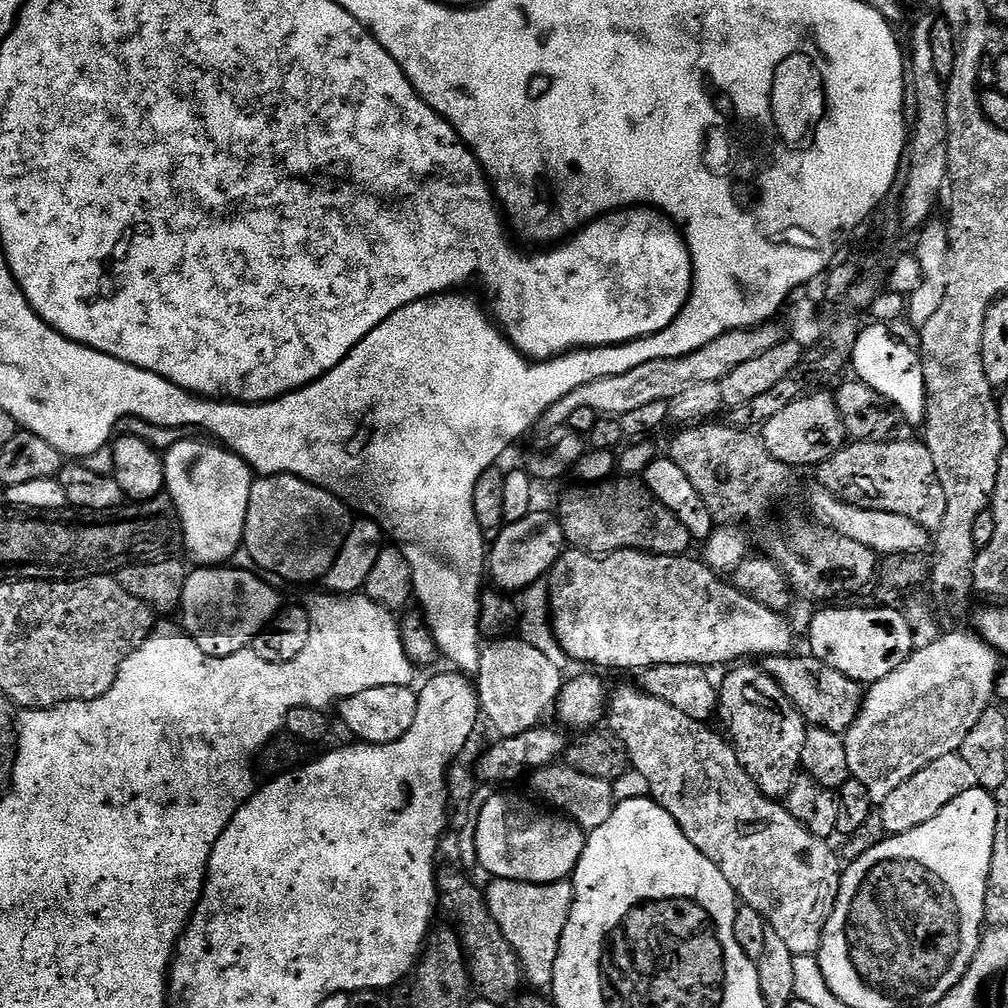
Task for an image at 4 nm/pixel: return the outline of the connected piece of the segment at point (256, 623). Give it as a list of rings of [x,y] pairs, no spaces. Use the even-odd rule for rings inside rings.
[[[196,566],[184,579],[178,617],[184,623],[183,631],[208,656],[226,658],[245,651],[282,608],[279,594],[263,575],[232,567]]]

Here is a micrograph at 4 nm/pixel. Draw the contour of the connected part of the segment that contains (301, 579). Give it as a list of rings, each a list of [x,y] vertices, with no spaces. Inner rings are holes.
[[[290,474],[260,476],[252,481],[242,548],[245,553],[248,551],[249,558],[257,564],[255,567],[269,577],[277,576],[278,579],[289,580],[292,584],[312,584],[315,580],[317,583],[323,581],[330,566],[334,566],[344,539],[352,529],[353,519],[348,505],[324,488]]]

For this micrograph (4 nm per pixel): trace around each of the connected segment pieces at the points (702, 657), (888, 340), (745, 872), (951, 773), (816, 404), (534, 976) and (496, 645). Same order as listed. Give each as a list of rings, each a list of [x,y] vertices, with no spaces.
[[[565,550],[556,559],[556,565],[552,567],[548,582],[548,599],[552,605],[552,628],[556,632],[558,642],[568,654],[569,661],[581,660],[584,664],[597,664],[600,668],[640,668],[647,670],[655,664],[728,664],[735,665],[743,661],[743,656],[787,656],[793,651],[792,643],[798,639],[793,631],[791,623],[781,613],[770,610],[754,598],[742,594],[742,590],[736,588],[735,583],[726,581],[708,567],[703,559],[691,560],[691,555],[683,556],[653,556],[651,552],[639,550],[625,550],[622,552],[609,552],[601,557],[592,555],[591,552],[579,550]]]
[[[875,322],[869,325],[869,328],[868,325],[861,327],[858,342],[854,342],[850,368],[851,371],[856,371],[855,379],[872,387],[878,395],[884,396],[889,403],[895,405],[905,425],[923,425],[928,395],[917,349],[913,345],[911,348],[908,344],[899,344],[888,333],[889,329],[885,325]]]
[[[643,687],[636,688],[620,688],[617,692],[611,693],[608,706],[606,709],[606,724],[611,732],[619,738],[626,746],[626,750],[632,759],[631,767],[636,769],[638,774],[649,782],[649,790],[651,799],[657,804],[663,806],[670,814],[670,818],[674,818],[674,822],[678,822],[678,826],[682,830],[682,834],[686,834],[686,838],[690,838],[690,842],[697,848],[706,858],[710,858],[710,862],[714,862],[714,866],[718,866],[718,870],[722,870],[722,874],[726,878],[726,882],[730,882],[730,886],[735,890],[737,897],[747,907],[758,910],[768,922],[769,929],[774,934],[778,934],[778,938],[782,938],[782,942],[786,942],[786,947],[795,954],[795,956],[816,956],[820,950],[820,943],[824,937],[826,930],[826,922],[830,918],[830,914],[836,905],[838,898],[838,890],[840,889],[840,878],[842,875],[842,860],[839,855],[832,853],[832,848],[827,839],[823,836],[815,836],[810,834],[810,830],[806,830],[806,826],[802,826],[802,822],[798,822],[798,818],[794,818],[794,814],[790,814],[787,807],[779,799],[772,799],[759,789],[759,786],[751,780],[750,774],[739,764],[738,754],[735,753],[731,743],[725,737],[720,737],[714,729],[705,721],[690,718],[690,714],[682,714],[682,710],[676,710],[674,706],[670,706],[670,702],[666,702],[657,696],[651,696],[649,692],[645,692]]]
[[[959,754],[938,758],[938,762],[930,762],[930,766],[918,770],[914,778],[902,782],[902,786],[898,786],[898,790],[894,790],[894,794],[890,794],[890,798],[886,798],[879,805],[878,814],[884,823],[884,831],[888,834],[899,834],[914,830],[922,826],[922,822],[930,822],[930,818],[934,818],[934,814],[938,814],[942,806],[950,806],[950,802],[954,802],[958,794],[975,787],[977,783],[974,770],[970,770],[966,758]]]
[[[828,390],[811,392],[808,396],[798,398],[798,402],[790,402],[786,410],[774,414],[770,422],[762,425],[758,435],[763,440],[766,450],[770,450],[770,454],[778,458],[778,462],[788,465],[792,470],[808,468],[811,464],[812,467],[818,466],[845,447],[849,439],[839,406],[836,404],[836,397]]]
[[[497,880],[491,881],[492,885],[486,888],[486,899],[488,909],[498,922],[502,934],[506,934],[506,942],[514,946],[518,954],[520,963],[524,966],[524,975],[529,985],[533,984],[533,989],[551,989],[554,978],[554,962],[558,958],[558,946],[562,942],[562,934],[566,930],[566,922],[570,918],[572,909],[572,885],[568,882],[558,884],[523,884],[517,880]]]
[[[523,637],[493,639],[481,649],[476,673],[477,692],[485,719],[490,720],[501,737],[514,737],[537,727],[546,712],[555,709],[563,688],[564,672],[546,654]]]

